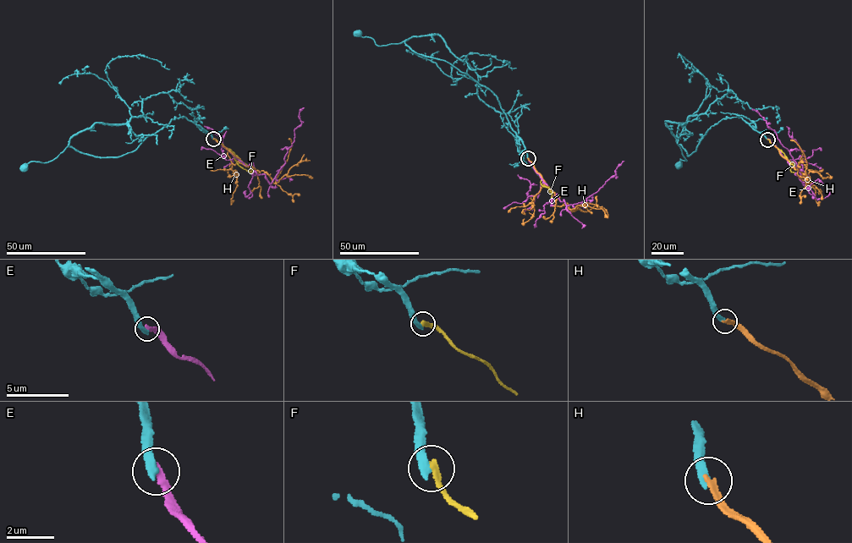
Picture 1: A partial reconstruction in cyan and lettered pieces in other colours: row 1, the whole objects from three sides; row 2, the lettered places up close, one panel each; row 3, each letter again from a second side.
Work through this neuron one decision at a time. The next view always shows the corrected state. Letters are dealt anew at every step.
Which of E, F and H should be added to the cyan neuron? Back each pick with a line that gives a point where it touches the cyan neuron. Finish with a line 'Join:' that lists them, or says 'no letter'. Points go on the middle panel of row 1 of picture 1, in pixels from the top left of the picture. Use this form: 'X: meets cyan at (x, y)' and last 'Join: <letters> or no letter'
Join: no letter

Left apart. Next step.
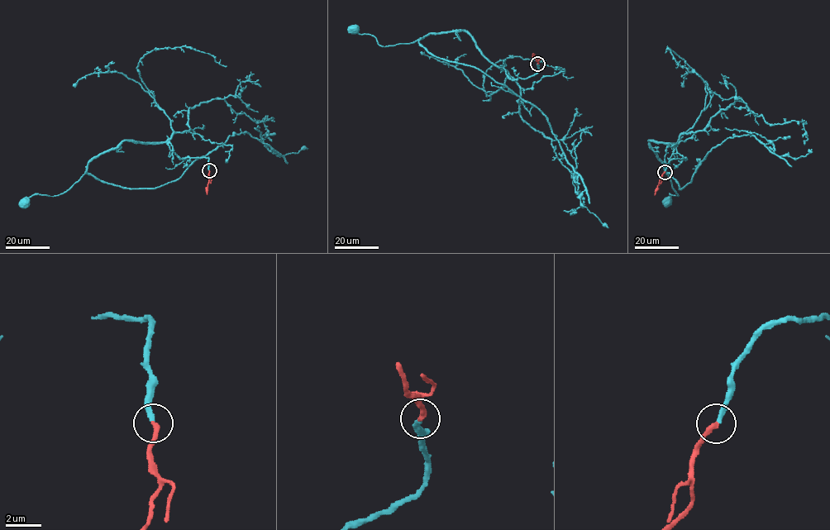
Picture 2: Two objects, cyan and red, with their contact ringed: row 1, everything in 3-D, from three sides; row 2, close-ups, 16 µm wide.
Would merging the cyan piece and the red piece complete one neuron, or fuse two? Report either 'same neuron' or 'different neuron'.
same neuron

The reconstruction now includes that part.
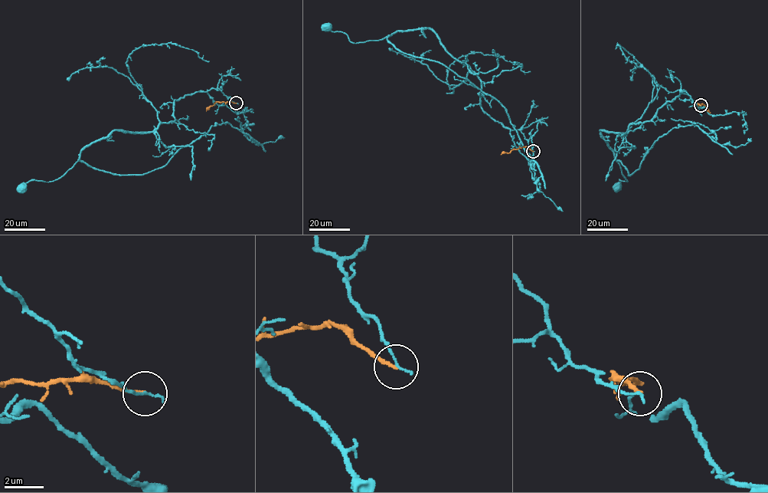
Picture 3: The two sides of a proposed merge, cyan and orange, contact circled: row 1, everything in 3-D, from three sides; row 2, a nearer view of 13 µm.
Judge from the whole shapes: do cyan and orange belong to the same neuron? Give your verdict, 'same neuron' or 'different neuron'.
different neuron

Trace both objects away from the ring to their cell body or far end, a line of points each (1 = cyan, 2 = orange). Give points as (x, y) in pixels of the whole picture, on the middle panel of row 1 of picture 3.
1: (533, 151), (519, 129), (505, 128), (483, 110), (481, 80), (430, 29), (397, 31), (356, 43), (326, 27)
2: (533, 151), (527, 146), (501, 154)

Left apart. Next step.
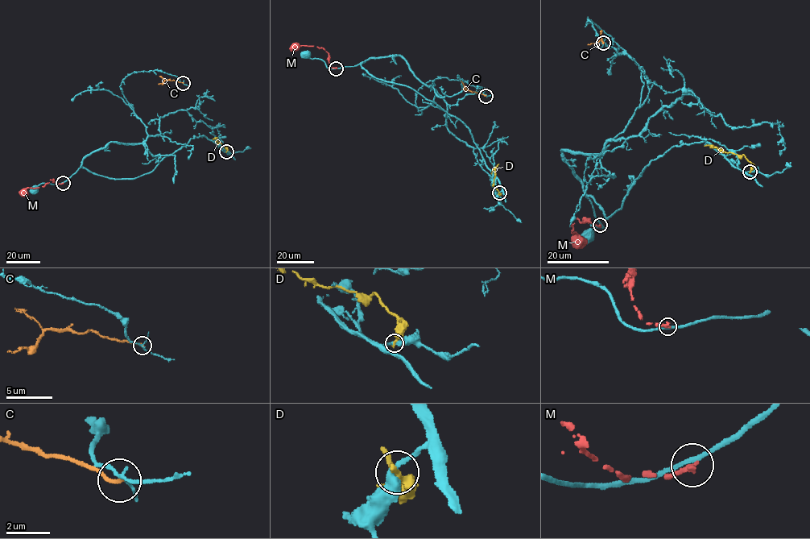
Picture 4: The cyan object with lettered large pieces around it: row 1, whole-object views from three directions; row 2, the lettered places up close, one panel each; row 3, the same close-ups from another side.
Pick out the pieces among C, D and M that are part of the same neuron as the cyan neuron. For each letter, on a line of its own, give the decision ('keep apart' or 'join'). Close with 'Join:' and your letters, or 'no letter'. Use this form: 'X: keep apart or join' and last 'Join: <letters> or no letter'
C: keep apart
D: keep apart
M: keep apart
Join: no letter

